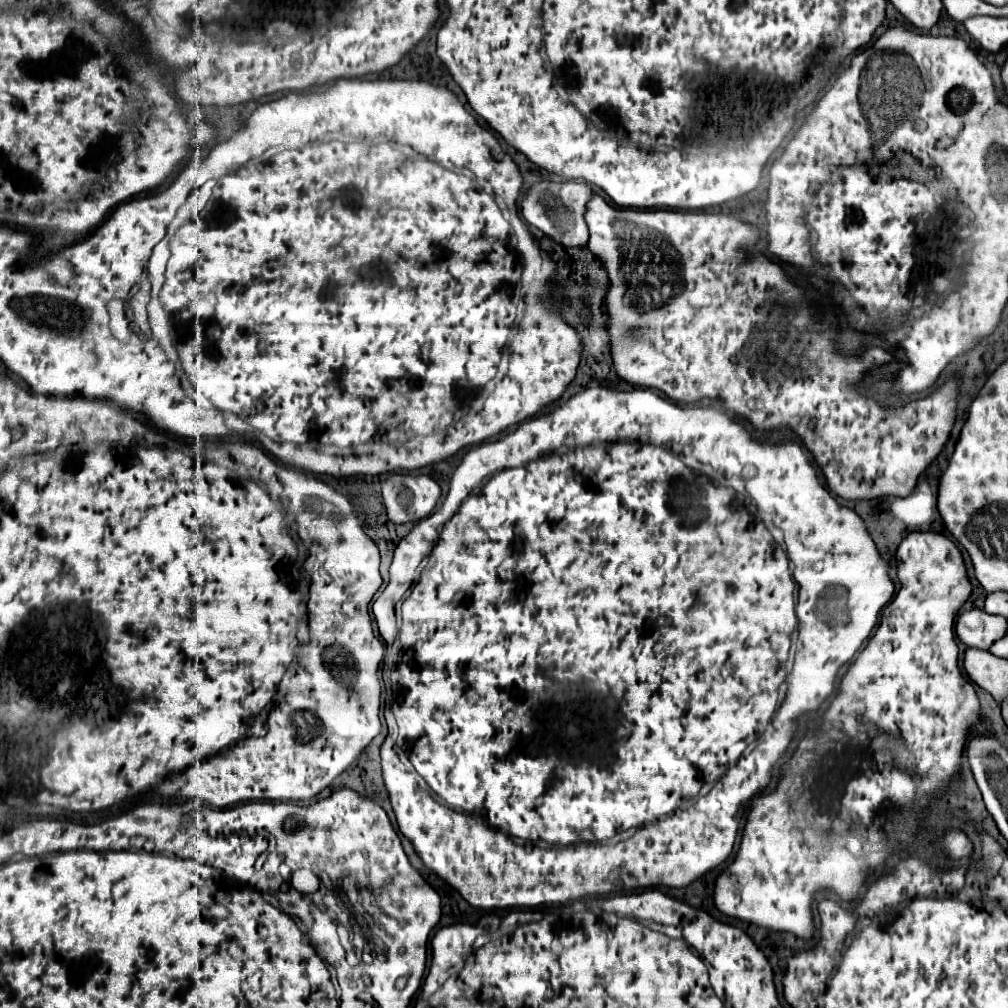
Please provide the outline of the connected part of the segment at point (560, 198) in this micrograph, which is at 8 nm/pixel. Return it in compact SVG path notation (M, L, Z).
M540 180L524 190L520 198L520 210L528 224L536 226L552 240L564 246L586 246L588 244L588 228L584 222L584 202L592 196L592 188L580 180Z

